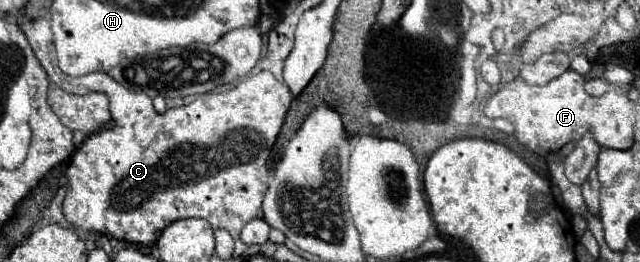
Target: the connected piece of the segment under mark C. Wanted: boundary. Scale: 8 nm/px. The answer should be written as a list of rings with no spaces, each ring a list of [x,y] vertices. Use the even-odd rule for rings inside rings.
[[[35,19],[29,23],[29,29],[23,33],[29,39],[29,45],[47,71],[47,77],[57,87],[67,93],[85,95],[89,91],[101,91],[109,95],[109,109],[115,111],[115,123],[123,123],[127,119],[127,111],[143,111],[147,107],[147,145],[139,131],[129,133],[129,129],[113,125],[99,133],[93,133],[77,147],[71,162],[65,170],[67,193],[63,199],[63,213],[67,221],[75,229],[98,232],[127,239],[127,243],[153,243],[157,241],[157,231],[165,229],[171,221],[185,217],[201,217],[211,223],[213,229],[227,229],[235,239],[239,237],[243,225],[251,219],[265,220],[263,213],[263,197],[267,195],[267,187],[273,183],[271,168],[268,167],[271,150],[284,123],[287,109],[293,101],[289,87],[283,78],[280,81],[273,77],[271,71],[259,71],[255,75],[247,75],[233,89],[221,93],[205,93],[191,101],[189,105],[169,109],[165,113],[157,113],[153,109],[151,97],[142,89],[127,89],[115,83],[107,73],[89,73],[85,77],[69,77],[57,67],[53,35],[47,19]]]

